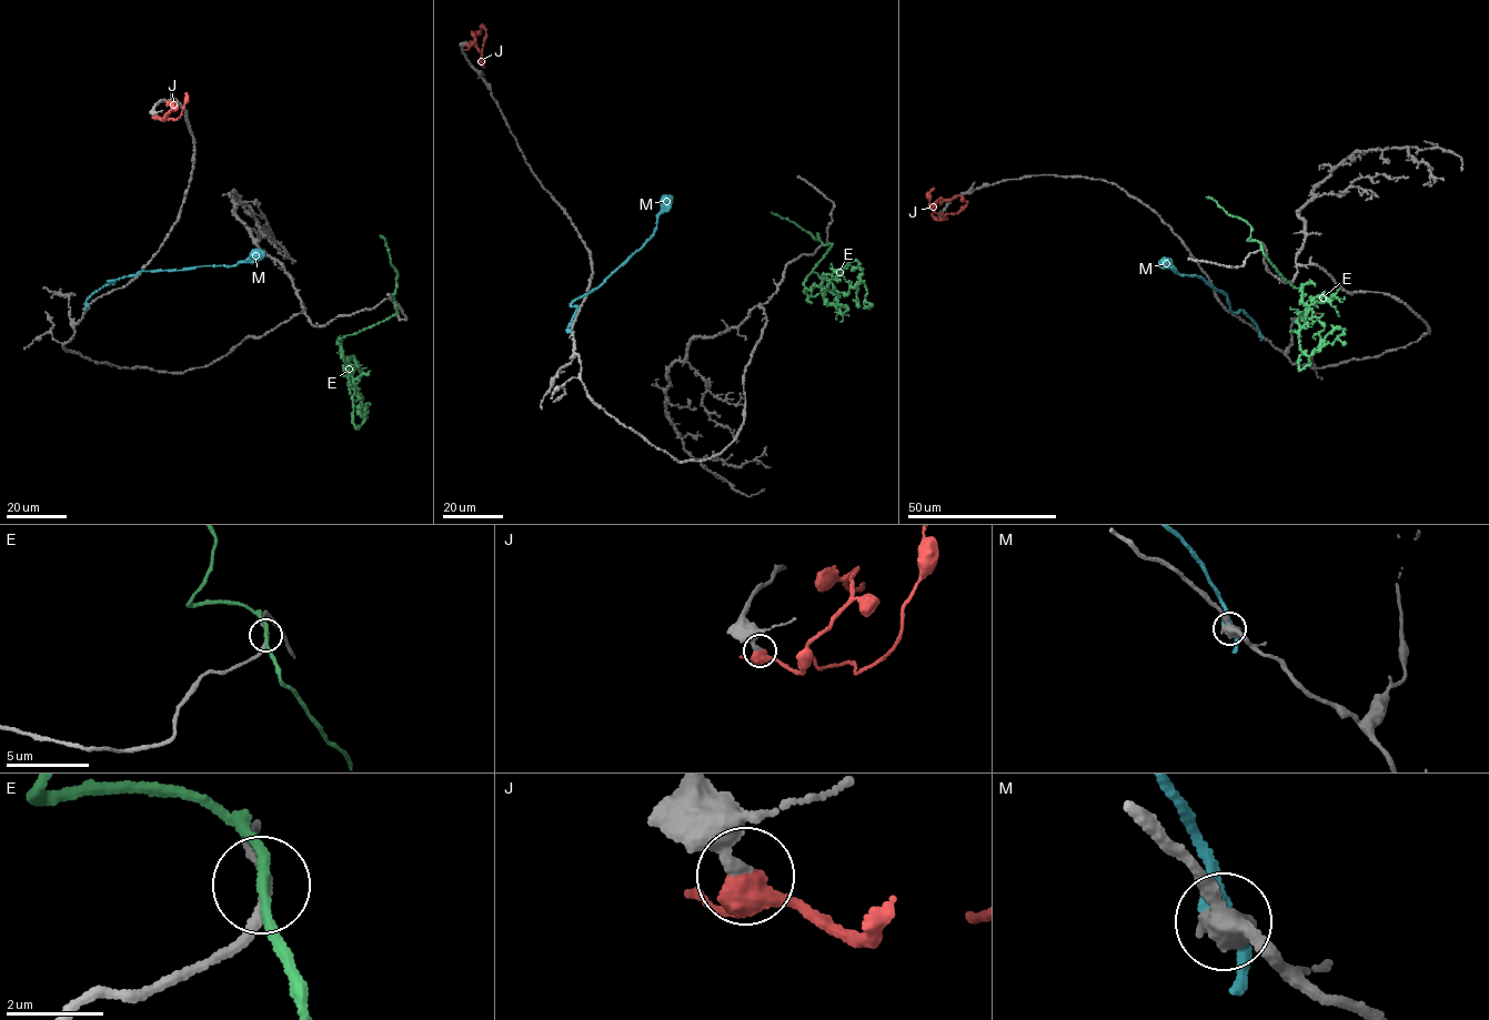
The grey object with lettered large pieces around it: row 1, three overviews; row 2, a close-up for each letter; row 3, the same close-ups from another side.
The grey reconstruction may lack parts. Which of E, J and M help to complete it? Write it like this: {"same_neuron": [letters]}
{"same_neuron": ["J"]}

